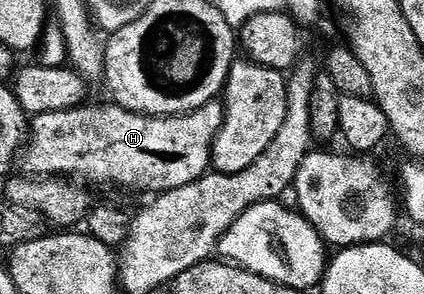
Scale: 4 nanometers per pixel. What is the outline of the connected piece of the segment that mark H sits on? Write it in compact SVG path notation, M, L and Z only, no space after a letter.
M219 101L208 102L188 114L171 116L135 114L115 104L88 105L81 104L74 110L37 114L31 119L18 158L19 165L24 165L25 175L63 176L69 180L83 180L85 183L113 182L128 190L149 190L149 195L155 196L165 190L182 188L209 173L212 166L212 142L224 122L224 108Z

